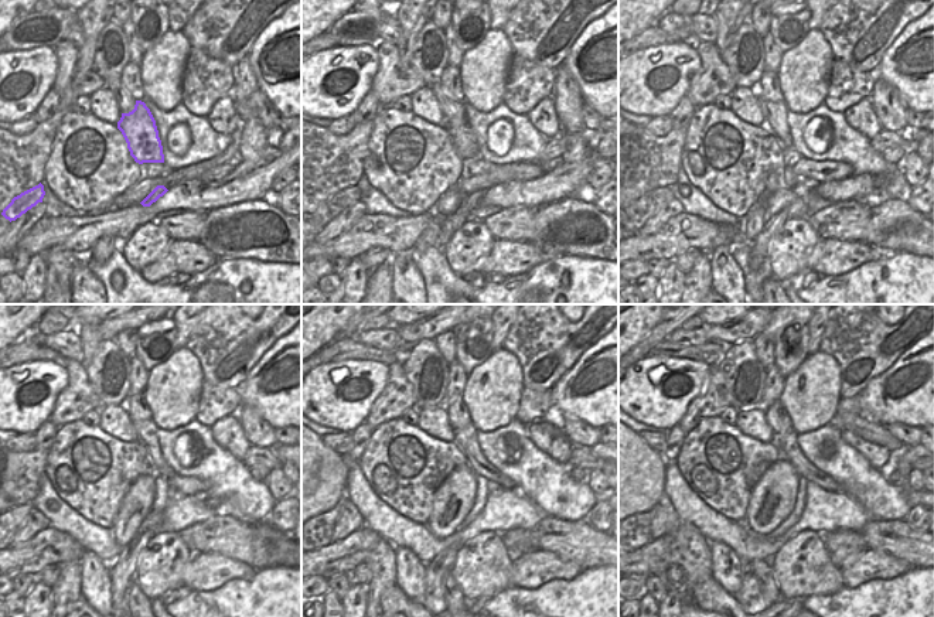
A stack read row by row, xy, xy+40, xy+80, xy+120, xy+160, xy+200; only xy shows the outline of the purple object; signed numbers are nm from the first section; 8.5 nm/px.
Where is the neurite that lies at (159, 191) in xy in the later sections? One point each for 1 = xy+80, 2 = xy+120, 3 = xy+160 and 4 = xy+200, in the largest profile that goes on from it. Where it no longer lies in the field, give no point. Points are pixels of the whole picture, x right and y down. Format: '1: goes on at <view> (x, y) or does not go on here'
1: goes on at xy+80 (797, 210)
2: goes on at xy+120 (122, 571)
3: goes on at xy+160 (437, 571)
4: goes on at xy+200 (749, 592)

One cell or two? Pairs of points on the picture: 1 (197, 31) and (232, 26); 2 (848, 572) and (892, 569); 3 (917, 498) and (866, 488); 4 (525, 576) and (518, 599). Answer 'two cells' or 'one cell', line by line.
1: one cell
2: one cell
3: two cells
4: two cells

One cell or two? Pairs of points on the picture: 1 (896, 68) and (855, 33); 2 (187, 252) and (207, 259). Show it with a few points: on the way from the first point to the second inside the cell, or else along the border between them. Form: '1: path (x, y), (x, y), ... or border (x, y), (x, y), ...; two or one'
1: border (902, 29), (875, 71); two
2: path (191, 256), (203, 259); one

